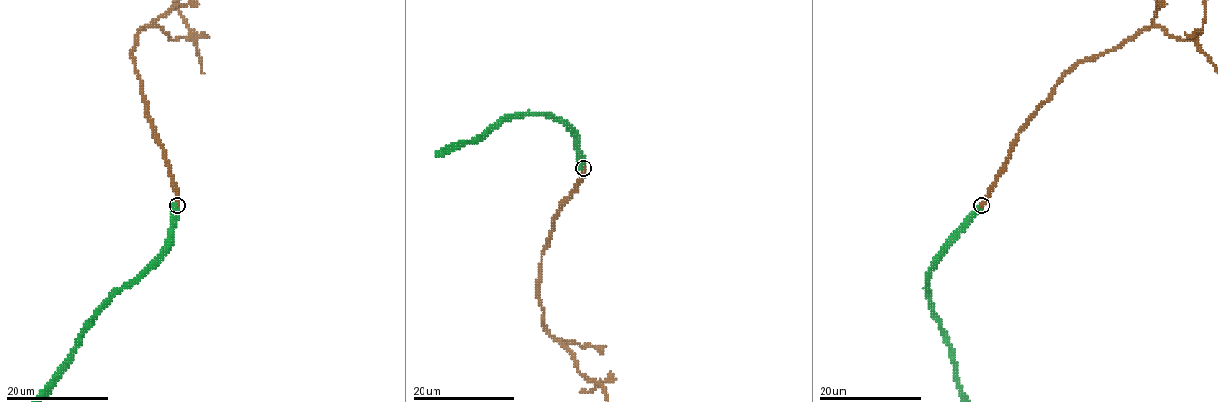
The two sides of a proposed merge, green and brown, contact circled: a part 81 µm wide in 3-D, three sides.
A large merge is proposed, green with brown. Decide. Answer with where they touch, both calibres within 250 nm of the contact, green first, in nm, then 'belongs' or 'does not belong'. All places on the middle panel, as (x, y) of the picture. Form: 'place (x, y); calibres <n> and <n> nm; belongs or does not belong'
place (583, 168); calibres 650 and 400 nm; does not belong

